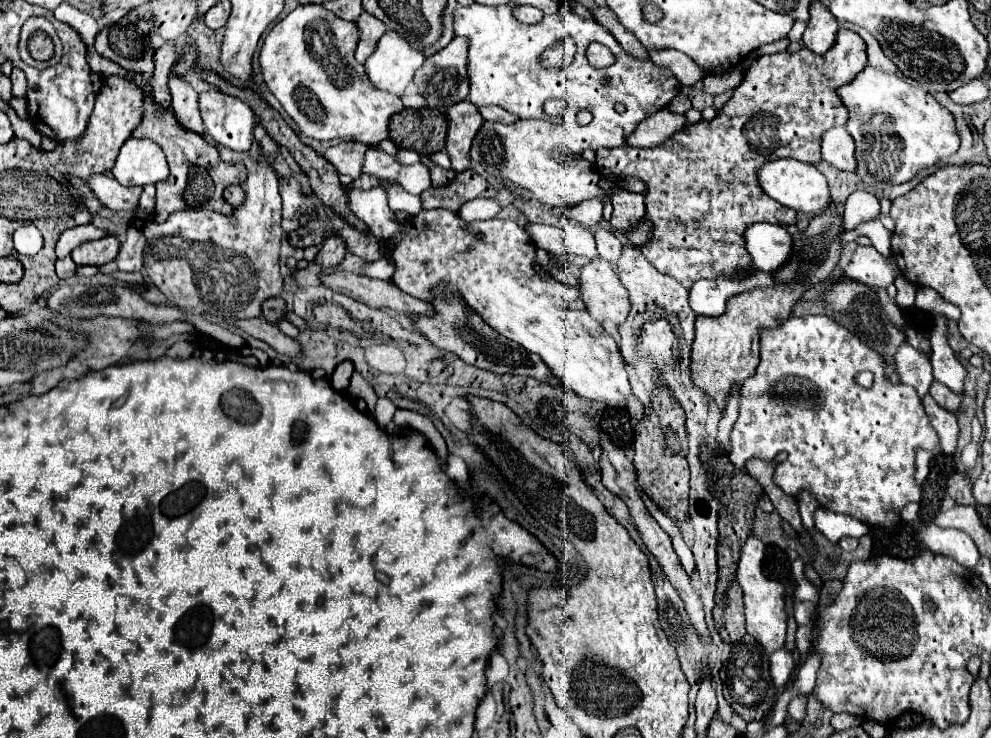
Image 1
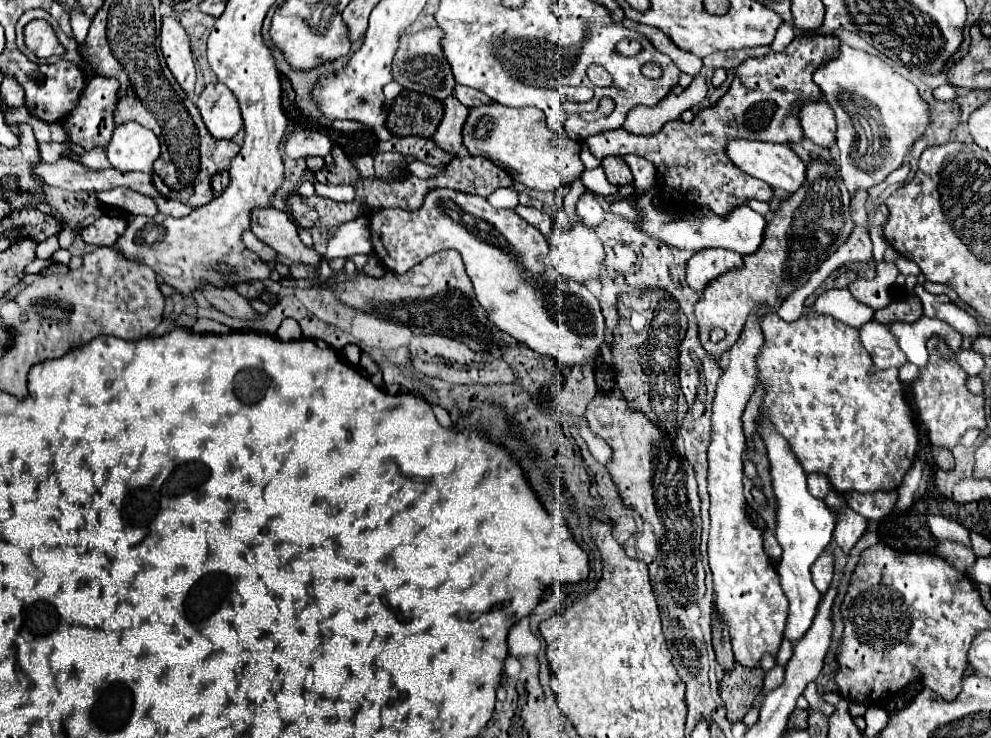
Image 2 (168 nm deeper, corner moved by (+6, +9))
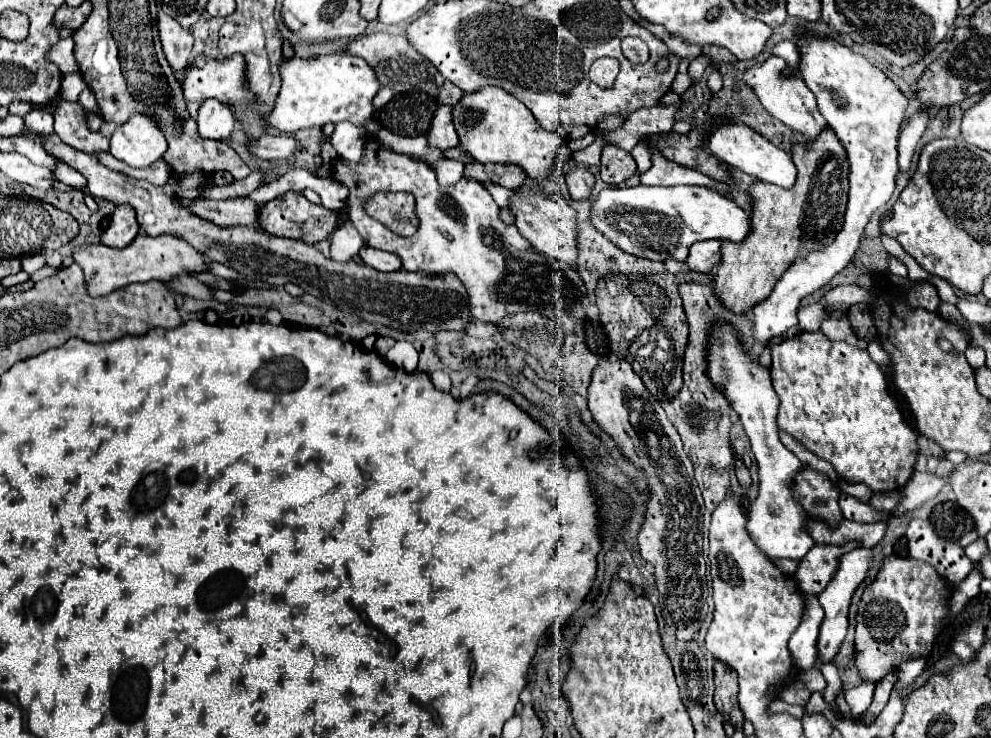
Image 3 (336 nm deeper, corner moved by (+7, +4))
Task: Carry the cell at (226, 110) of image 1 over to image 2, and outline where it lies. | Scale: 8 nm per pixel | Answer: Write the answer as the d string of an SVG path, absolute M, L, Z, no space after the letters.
M222 83L206 85L196 105L200 105L204 125L214 139L232 139L244 125L238 101Z

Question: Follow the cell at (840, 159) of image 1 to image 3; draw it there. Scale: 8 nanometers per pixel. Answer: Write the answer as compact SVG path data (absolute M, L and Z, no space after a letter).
M769 56L763 64L759 66L751 66L745 74L743 74L743 80L753 86L755 94L759 96L761 104L765 106L765 110L775 116L777 120L781 120L783 124L787 124L793 132L799 132L803 134L805 138L809 140L815 140L825 128L825 118L821 116L819 108L817 108L817 102L815 102L815 96L813 92L809 92L809 88L805 88L805 82L795 74L795 76L781 76L781 72L787 68L785 60L779 58L779 56Z

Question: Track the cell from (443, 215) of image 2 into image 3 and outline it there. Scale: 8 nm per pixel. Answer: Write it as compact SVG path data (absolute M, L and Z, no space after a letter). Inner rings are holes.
M377 140L367 142L365 146L365 158L359 164L347 162L347 160L335 160L333 164L333 176L349 188L349 218L355 222L359 234L363 236L365 244L371 248L379 248L385 252L391 252L401 258L401 268L407 272L429 272L429 274L445 274L455 272L461 282L465 284L469 292L469 304L475 320L495 324L499 328L509 328L517 332L535 330L545 332L547 336L555 336L559 330L565 334L585 334L585 322L587 322L587 290L583 286L583 280L577 272L573 272L569 266L549 260L543 254L539 254L517 230L517 226L507 226L499 218L499 206L491 198L485 186L481 186L475 180L461 178L455 186L439 186L435 182L435 172L429 168L427 162L409 158L405 154L391 152L383 148ZM376 192L411 192L417 202L417 216L421 220L419 230L413 236L399 236L379 224L375 218L367 216L363 212L363 202Z

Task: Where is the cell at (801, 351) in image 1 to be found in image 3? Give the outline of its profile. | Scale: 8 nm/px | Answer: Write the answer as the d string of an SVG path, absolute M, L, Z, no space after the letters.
M821 330L817 332L799 332L797 336L789 338L789 340L783 340L781 344L771 344L771 380L773 380L773 388L781 400L779 404L779 428L783 432L787 432L789 436L793 436L803 448L807 448L809 452L813 452L815 456L819 456L821 460L827 460L829 464L833 464L835 472L839 474L839 478L843 478L845 482L849 484L867 484L873 492L891 492L891 490L901 490L907 480L911 478L913 474L913 466L915 466L915 460L917 460L917 434L905 424L893 396L889 394L889 386L887 386L887 380L885 380L885 374L881 372L881 368L869 358L867 350L861 350L861 348L853 348L851 344L847 342L835 342L835 340L829 340Z

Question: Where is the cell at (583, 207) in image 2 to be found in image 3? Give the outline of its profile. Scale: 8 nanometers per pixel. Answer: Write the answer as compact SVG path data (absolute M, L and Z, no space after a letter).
M575 166L567 174L567 184L569 184L569 194L575 202L589 200L595 184L595 176L587 170L587 166Z

